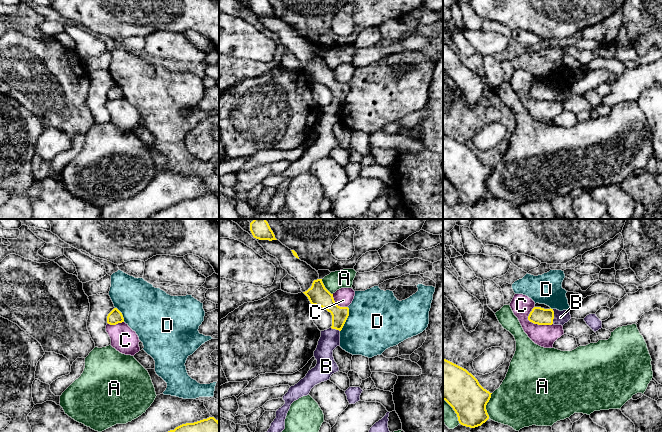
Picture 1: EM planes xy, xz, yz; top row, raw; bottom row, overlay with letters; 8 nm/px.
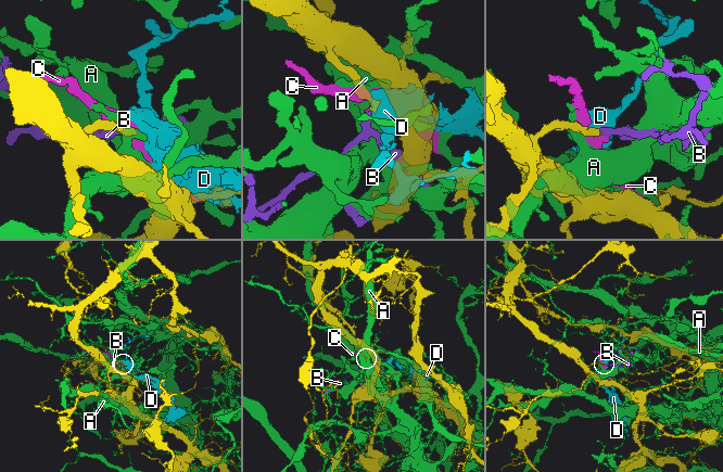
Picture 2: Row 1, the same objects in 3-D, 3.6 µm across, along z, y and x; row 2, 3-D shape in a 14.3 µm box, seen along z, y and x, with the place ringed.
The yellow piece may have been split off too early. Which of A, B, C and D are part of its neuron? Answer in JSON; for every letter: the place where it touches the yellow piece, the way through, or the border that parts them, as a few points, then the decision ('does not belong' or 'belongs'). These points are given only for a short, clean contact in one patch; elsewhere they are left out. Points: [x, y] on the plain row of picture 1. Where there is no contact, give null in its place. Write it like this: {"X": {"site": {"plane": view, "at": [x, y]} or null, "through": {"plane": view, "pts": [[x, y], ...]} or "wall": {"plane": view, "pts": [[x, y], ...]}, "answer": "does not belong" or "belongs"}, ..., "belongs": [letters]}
{"A": {"site": {"plane": "yz", "at": [486, 180]}, "answer": "does not belong"}, "B": {"site": {"plane": "yz", "at": [553, 92]}, "through": {"plane": "yz", "pts": [[538, 91], [553, 92], [560, 93]]}, "answer": "belongs"}, "C": {"site": {"plane": "yz", "at": [539, 100]}, "answer": "does not belong"}, "D": {"site": {"plane": "xz", "at": [346, 95]}, "wall": {"plane": "xz", "pts": [[348, 83], [348, 93], [340, 107]]}, "answer": "does not belong"}, "belongs": ["B"]}

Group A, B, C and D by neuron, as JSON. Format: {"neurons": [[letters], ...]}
{"neurons": [["A"], ["B"], ["C"], ["D"]]}

